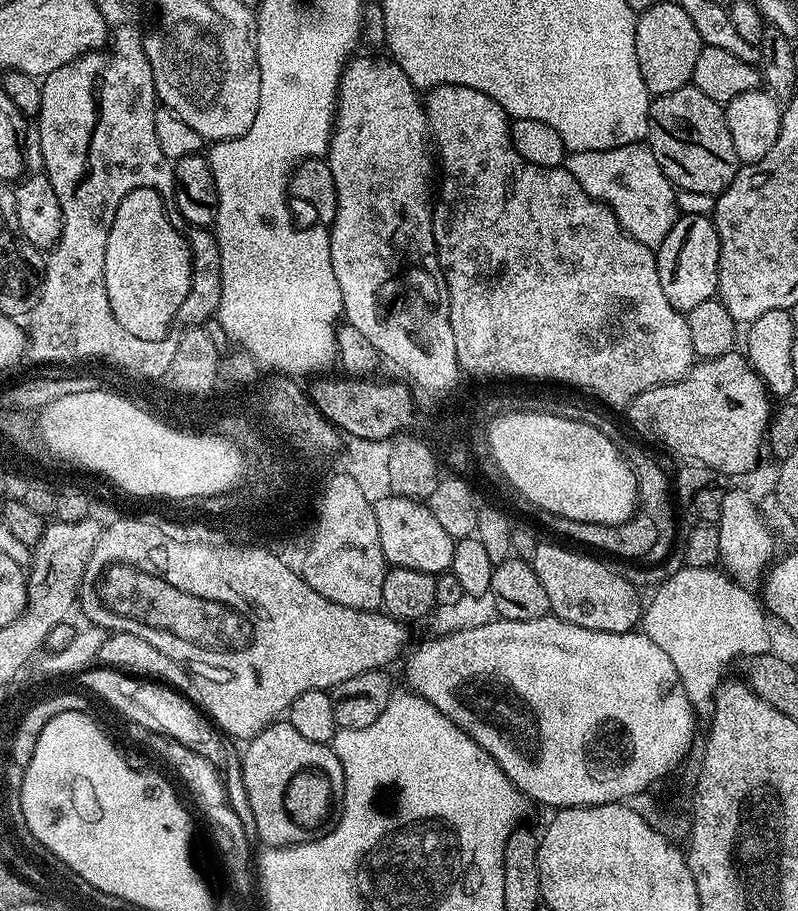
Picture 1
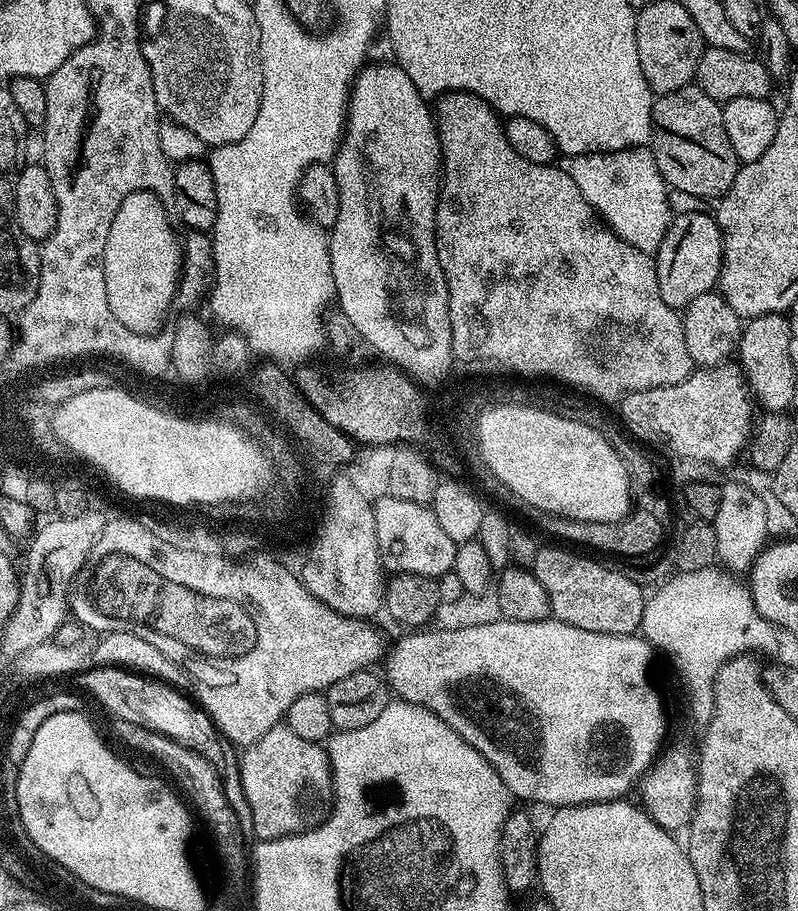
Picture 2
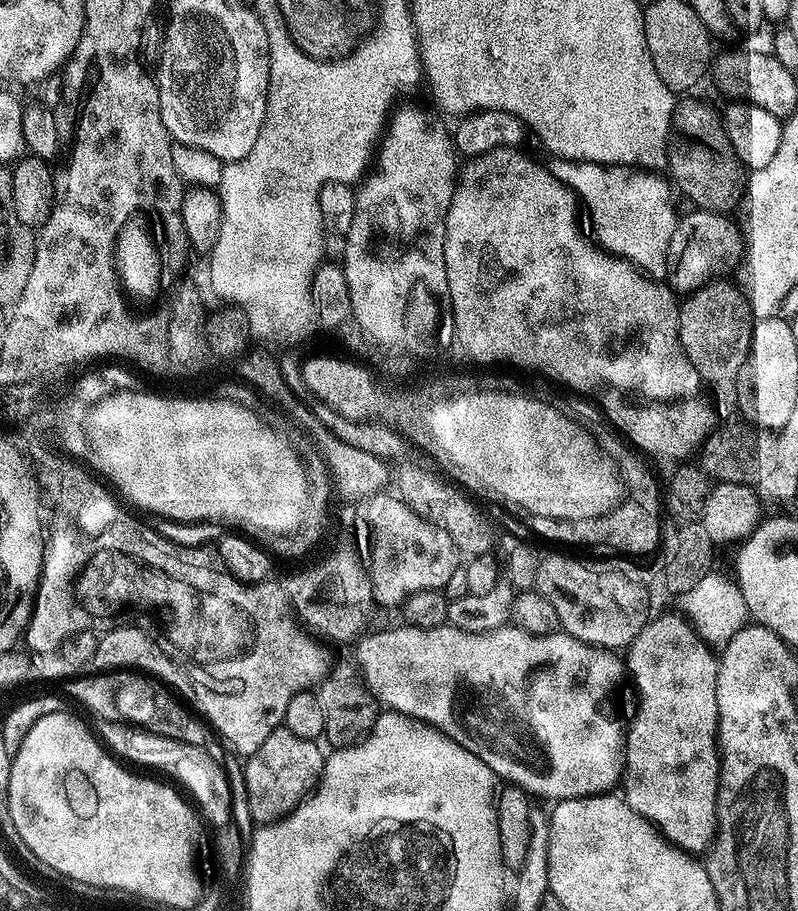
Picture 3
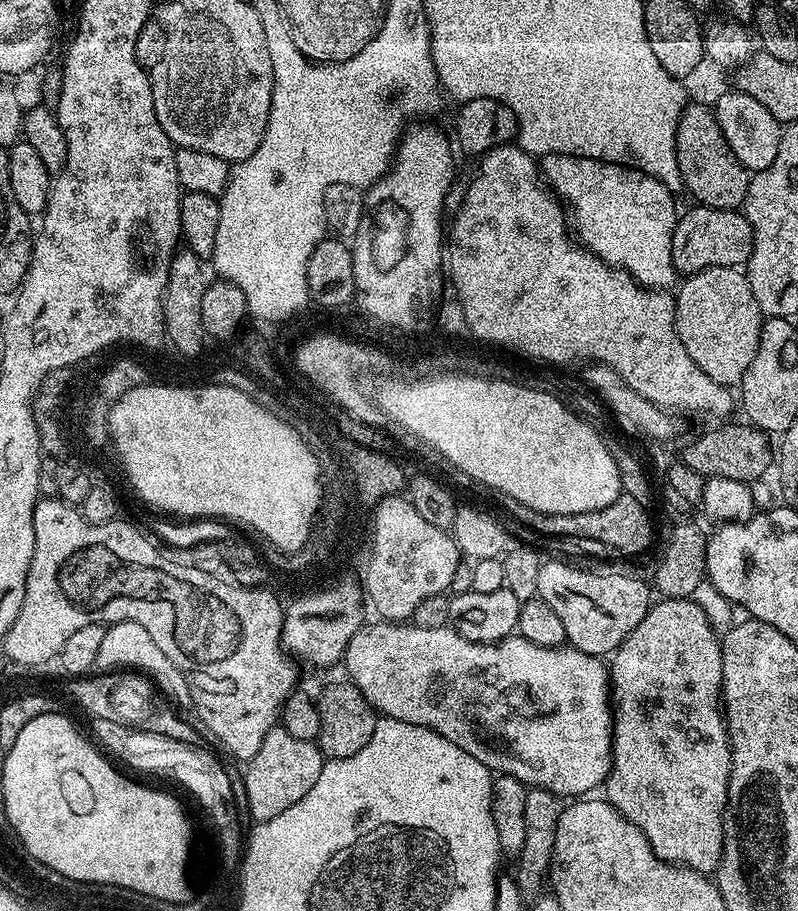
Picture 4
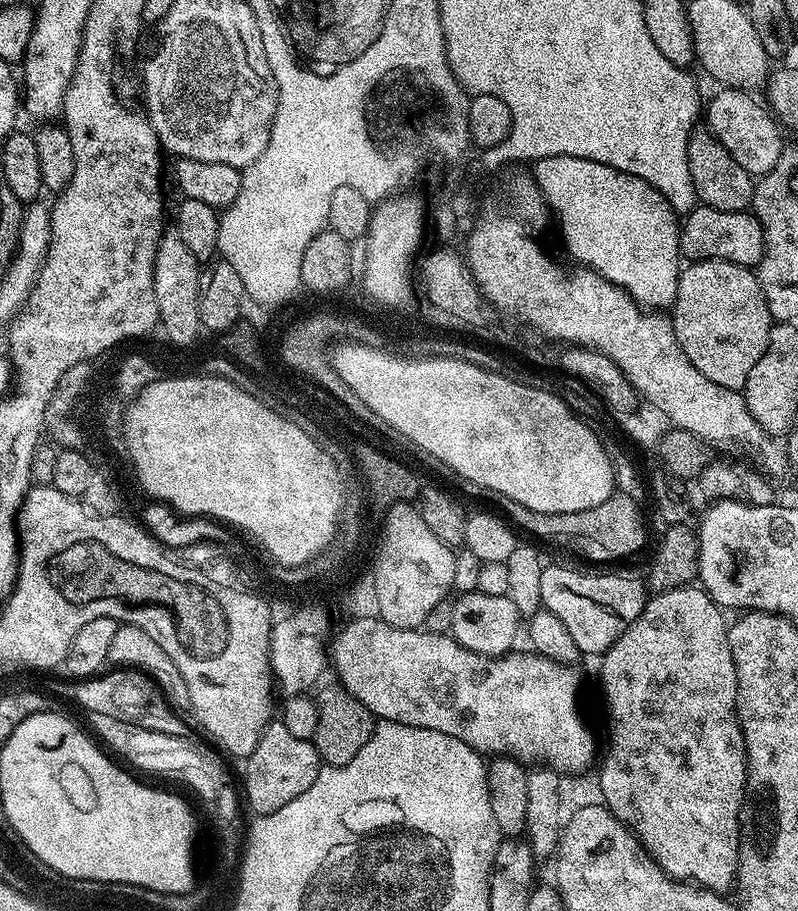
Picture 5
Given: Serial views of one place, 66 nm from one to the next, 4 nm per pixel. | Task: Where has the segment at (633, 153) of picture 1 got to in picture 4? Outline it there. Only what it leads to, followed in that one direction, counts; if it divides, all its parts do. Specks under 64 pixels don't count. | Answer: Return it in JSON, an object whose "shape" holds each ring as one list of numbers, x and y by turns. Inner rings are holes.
{"shape":[[549,154,539,161,539,166,552,191,570,209,575,235,588,251,611,264,613,268,624,269,646,288,668,290,673,287,672,283,677,283,678,273,672,257,672,239,678,219,677,197,666,185,636,168,626,168,623,164,608,164,604,160,591,160,581,156]]}

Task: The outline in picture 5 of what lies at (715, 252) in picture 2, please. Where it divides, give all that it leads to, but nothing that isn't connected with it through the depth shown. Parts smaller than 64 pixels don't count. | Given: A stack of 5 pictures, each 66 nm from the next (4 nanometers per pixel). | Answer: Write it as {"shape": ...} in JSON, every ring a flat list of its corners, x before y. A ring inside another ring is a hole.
{"shape":[[697,206,683,217,680,225,680,250,689,261,729,260,755,269,764,257,764,231,751,211,727,212]]}

